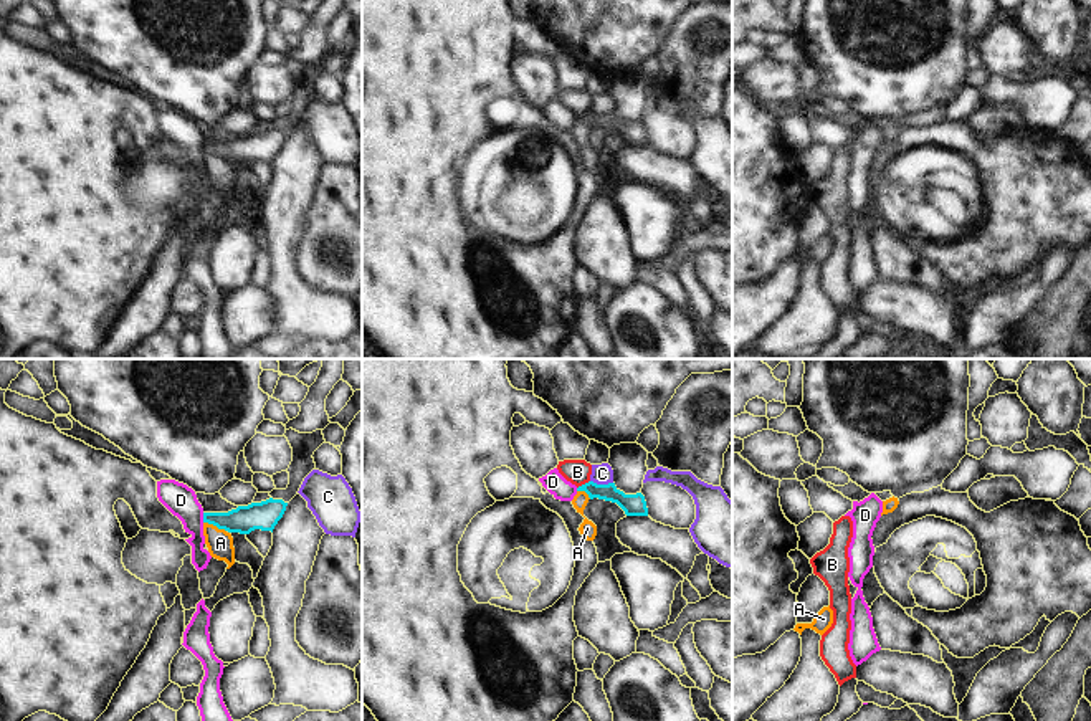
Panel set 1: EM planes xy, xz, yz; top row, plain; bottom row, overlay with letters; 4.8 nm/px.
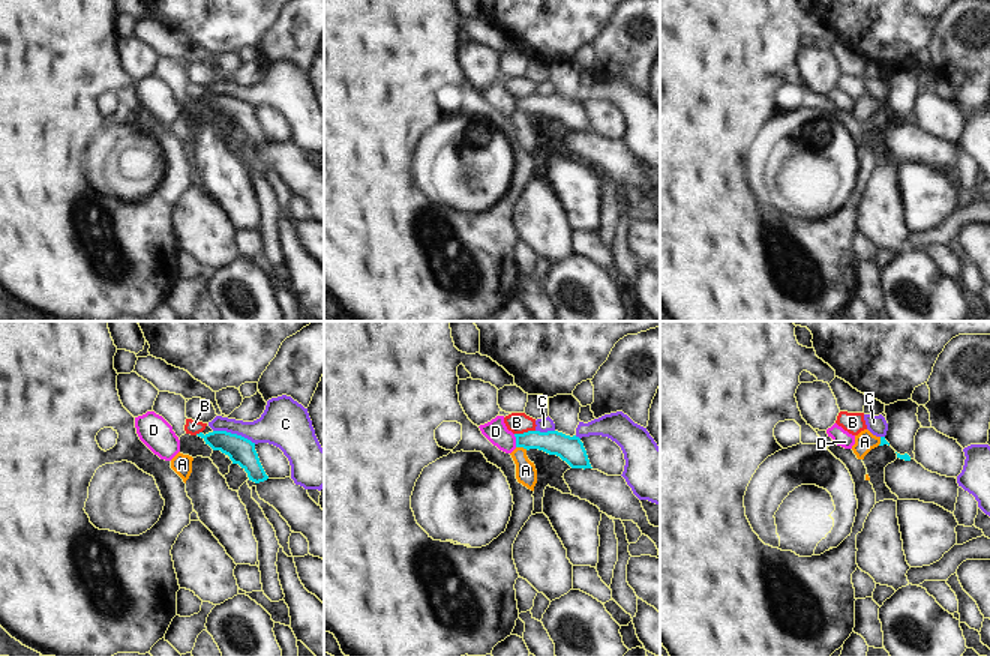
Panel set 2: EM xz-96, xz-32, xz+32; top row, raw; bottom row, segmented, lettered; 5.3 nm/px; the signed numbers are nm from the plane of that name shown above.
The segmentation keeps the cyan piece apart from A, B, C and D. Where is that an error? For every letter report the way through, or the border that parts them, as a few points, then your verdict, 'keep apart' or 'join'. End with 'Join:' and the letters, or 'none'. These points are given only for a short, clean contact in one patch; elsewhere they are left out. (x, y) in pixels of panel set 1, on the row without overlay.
A: border along xy (204, 151), (225, 161); keep apart
B: border along xz (589, 109), (577, 118); keep apart
C: border along xz (590, 109), (612, 113); keep apart
D: border along xy (202, 143), (204, 151); keep apart
Join: none

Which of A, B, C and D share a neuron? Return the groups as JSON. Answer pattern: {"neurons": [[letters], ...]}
{"neurons": [["A"], ["B"], ["C"], ["D"]]}

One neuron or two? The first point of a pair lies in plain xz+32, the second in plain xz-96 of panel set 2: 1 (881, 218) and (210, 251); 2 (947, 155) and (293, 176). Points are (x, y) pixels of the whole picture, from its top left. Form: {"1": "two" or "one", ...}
{"1": "one", "2": "one"}

